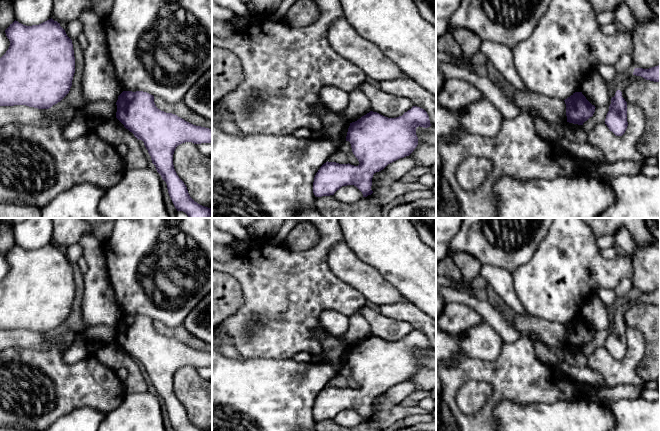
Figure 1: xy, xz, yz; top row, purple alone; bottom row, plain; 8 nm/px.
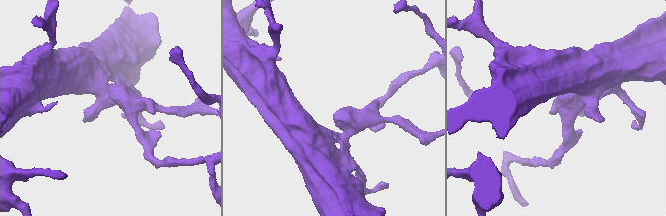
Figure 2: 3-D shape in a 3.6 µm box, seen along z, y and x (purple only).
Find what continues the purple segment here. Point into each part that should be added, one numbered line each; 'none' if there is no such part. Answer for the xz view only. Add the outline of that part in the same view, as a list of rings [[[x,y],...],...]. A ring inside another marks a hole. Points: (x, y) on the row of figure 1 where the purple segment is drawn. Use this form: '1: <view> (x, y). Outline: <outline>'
none

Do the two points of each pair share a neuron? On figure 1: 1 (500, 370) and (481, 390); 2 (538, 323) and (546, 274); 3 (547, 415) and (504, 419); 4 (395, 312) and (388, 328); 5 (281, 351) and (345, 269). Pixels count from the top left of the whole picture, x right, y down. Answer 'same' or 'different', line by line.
1: different
2: different
3: same
4: different
5: different

